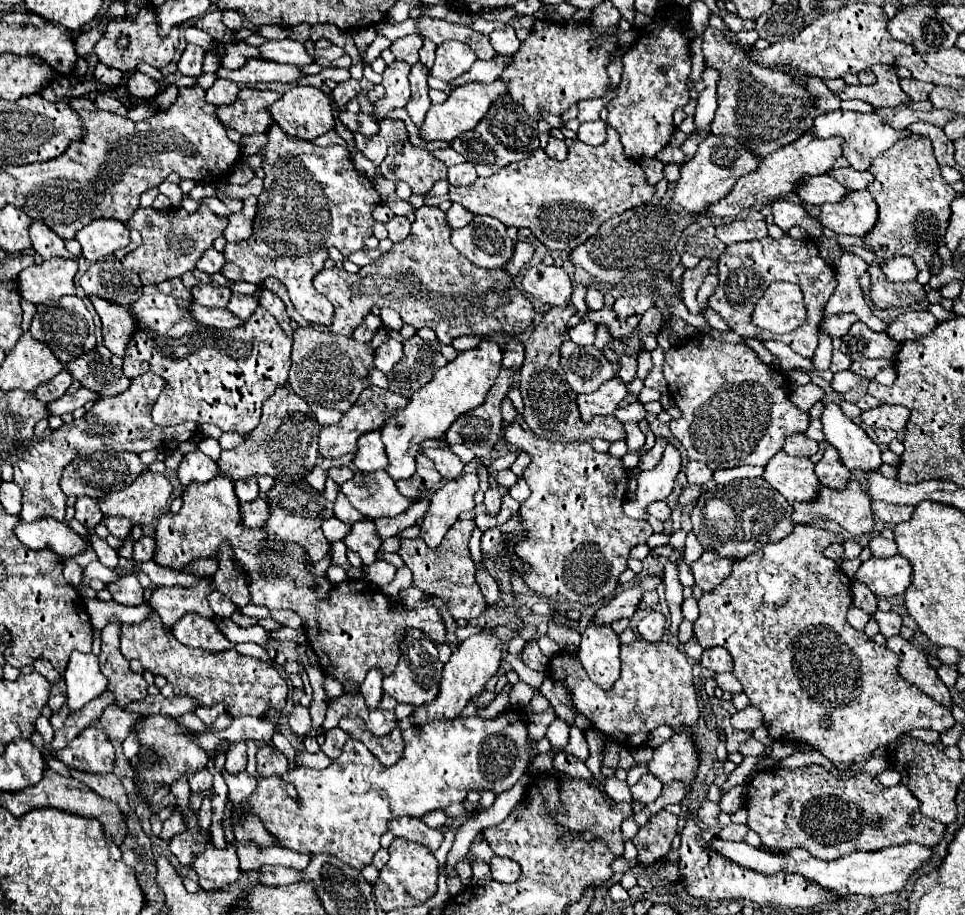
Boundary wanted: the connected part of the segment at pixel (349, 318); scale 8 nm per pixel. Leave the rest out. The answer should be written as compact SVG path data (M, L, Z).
M420 207L416 211L416 221L412 223L410 235L392 245L390 251L382 253L374 263L360 269L360 273L348 273L344 269L322 269L314 277L316 291L324 293L328 301L334 305L334 323L324 327L336 335L352 337L354 329L362 325L362 319L374 305L378 307L392 307L400 313L402 321L420 329L430 327L436 331L438 339L446 345L452 343L452 339L462 335L488 335L492 331L506 331L508 335L520 335L524 333L532 321L534 321L534 305L530 299L522 295L522 291L516 289L510 275L500 269L480 269L476 265L470 265L462 253L458 253L450 243L452 229L446 225L446 213L438 207Z

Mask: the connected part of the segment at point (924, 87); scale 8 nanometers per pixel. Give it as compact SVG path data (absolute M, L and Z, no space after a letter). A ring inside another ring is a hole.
M914 78L900 79L899 81L902 90L911 98L912 101L926 101L930 91L934 89L934 85L931 83L925 83L918 81Z

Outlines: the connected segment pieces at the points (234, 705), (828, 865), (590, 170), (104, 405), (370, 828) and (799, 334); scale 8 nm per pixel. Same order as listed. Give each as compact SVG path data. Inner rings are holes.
M150 613L142 623L122 625L120 633L120 653L124 659L138 659L144 669L154 675L166 677L166 681L174 687L176 695L190 695L198 699L202 705L224 703L226 711L232 717L252 715L262 717L268 707L284 709L286 705L286 679L274 667L262 663L260 659L240 655L238 651L222 651L210 653L204 649L192 649L176 641L172 633L166 633L158 613Z
M714 839L714 841L710 841L710 847L718 853L726 855L728 859L736 861L738 865L748 867L758 873L778 873L778 871L800 873L840 897L844 897L844 895L874 895L874 897L878 897L878 895L900 891L900 889L904 889L910 875L916 873L922 865L926 865L930 861L930 857L934 855L932 847L918 845L918 843L906 843L902 847L886 847L882 851L874 851L874 853L856 851L856 853L850 853L850 855L834 859L834 861L816 859L806 849L792 849L790 853L774 853L768 849L750 847L744 841L730 843L730 841L722 841L722 839Z
M608 127L608 139L602 145L592 147L582 141L574 141L574 145L568 149L568 157L562 163L546 157L546 153L538 149L528 159L520 163L510 163L508 167L500 169L498 173L494 173L494 177L478 177L468 187L450 185L448 197L452 203L464 205L464 209L472 211L474 215L490 215L494 219L500 219L504 225L530 229L538 237L538 241L544 243L550 251L572 251L578 245L582 245L588 237L592 237L606 219L620 215L626 209L650 203L654 193L656 187L648 185L640 165L632 165L630 161L626 161L618 133L614 133L614 129Z
M144 373L132 379L132 385L116 395L116 397L102 397L96 401L90 411L82 419L74 419L68 425L52 431L48 437L40 437L26 447L22 457L14 461L14 483L22 489L22 513L20 519L32 523L40 517L54 517L56 521L66 523L64 507L66 495L60 489L62 469L74 461L74 457L84 457L96 451L132 451L142 453L148 449L176 449L182 441L194 437L198 425L192 421L180 423L176 427L158 427L152 417L150 409L164 389L164 379L154 373Z
M508 709L494 719L466 717L454 721L430 721L426 725L412 725L404 735L404 753L402 757L386 767L382 765L364 743L356 739L348 739L342 755L330 763L330 767L318 771L310 767L296 767L286 771L286 775L270 775L260 777L258 787L252 797L248 797L248 807L242 811L234 811L234 819L242 823L246 815L262 819L266 831L286 849L308 853L308 855L334 855L342 863L364 869L372 863L374 853L380 849L380 835L388 831L388 823L398 817L422 817L430 811L444 809L452 803L460 803L466 799L466 793L476 789L492 789L494 793L508 791L524 773L530 763L530 743L526 731L526 715L516 709ZM292 783L296 787L296 799L286 793L286 785Z
M788 233L782 239L760 239L760 241L746 241L746 243L734 243L726 247L724 255L718 259L718 287L714 295L710 297L708 305L742 337L758 337L760 341L768 339L778 339L786 343L792 351L800 353L806 359L814 357L814 351L818 347L818 327L822 321L824 307L830 299L830 295L836 289L836 277L834 269L820 257L818 247L814 245L812 239L792 239ZM772 281L790 281L800 285L804 293L804 303L808 309L808 319L794 329L792 333L786 335L774 335L770 331L758 329L752 323L752 309L758 303L758 299L764 295L768 285Z

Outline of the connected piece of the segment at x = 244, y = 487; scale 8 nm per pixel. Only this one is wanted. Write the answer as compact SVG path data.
M248 477L246 481L236 481L234 491L240 501L254 501L258 497L258 479Z

